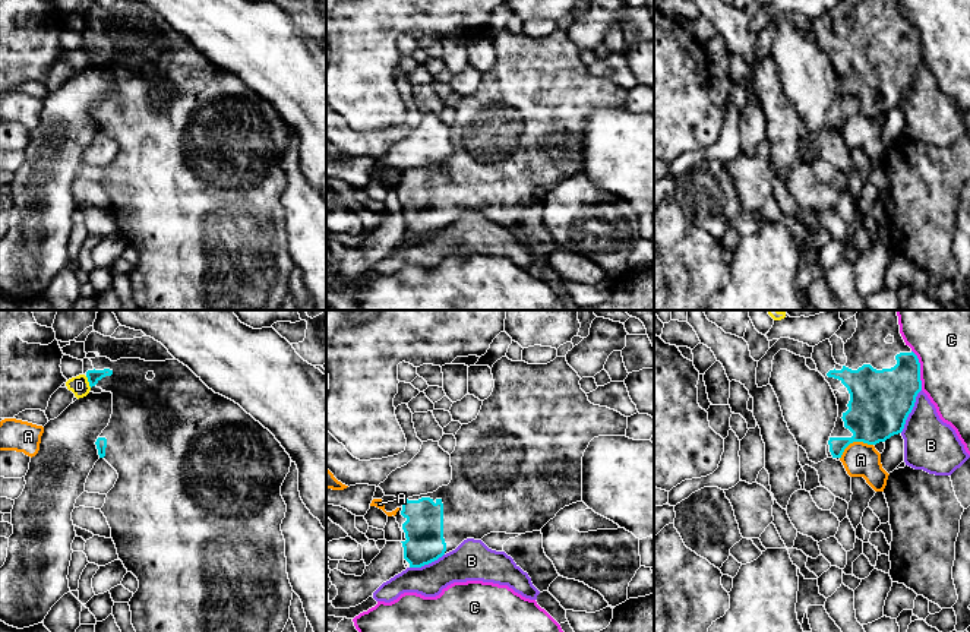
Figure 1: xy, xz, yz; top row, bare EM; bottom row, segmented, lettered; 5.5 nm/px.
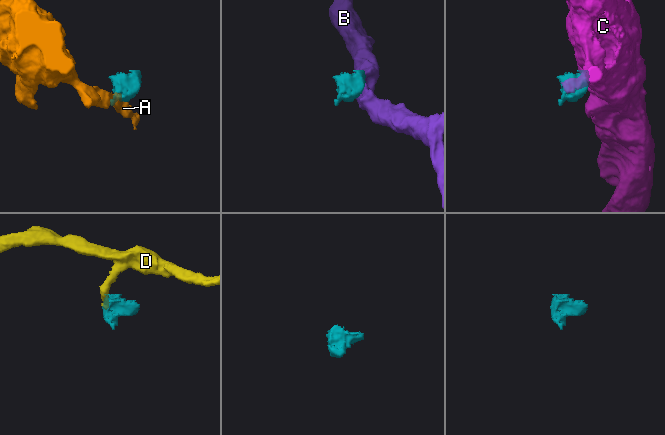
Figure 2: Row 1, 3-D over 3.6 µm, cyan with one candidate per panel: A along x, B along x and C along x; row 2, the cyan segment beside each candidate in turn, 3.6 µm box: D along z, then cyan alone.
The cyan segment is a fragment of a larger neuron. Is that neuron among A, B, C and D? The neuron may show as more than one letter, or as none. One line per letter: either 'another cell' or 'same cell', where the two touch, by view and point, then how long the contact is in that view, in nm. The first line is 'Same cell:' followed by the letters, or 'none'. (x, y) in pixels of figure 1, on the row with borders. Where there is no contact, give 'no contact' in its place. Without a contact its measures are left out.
Same cell: none
A: another cell; meets cyan in yz at (853, 441); contact 200 nm long
B: another cell; meets cyan in yz at (910, 411); contact 260 nm long
C: another cell; meets cyan in yz at (919, 370); contact 240 nm long
D: another cell; meets cyan in xy at (88, 381); contact 70 nm long

